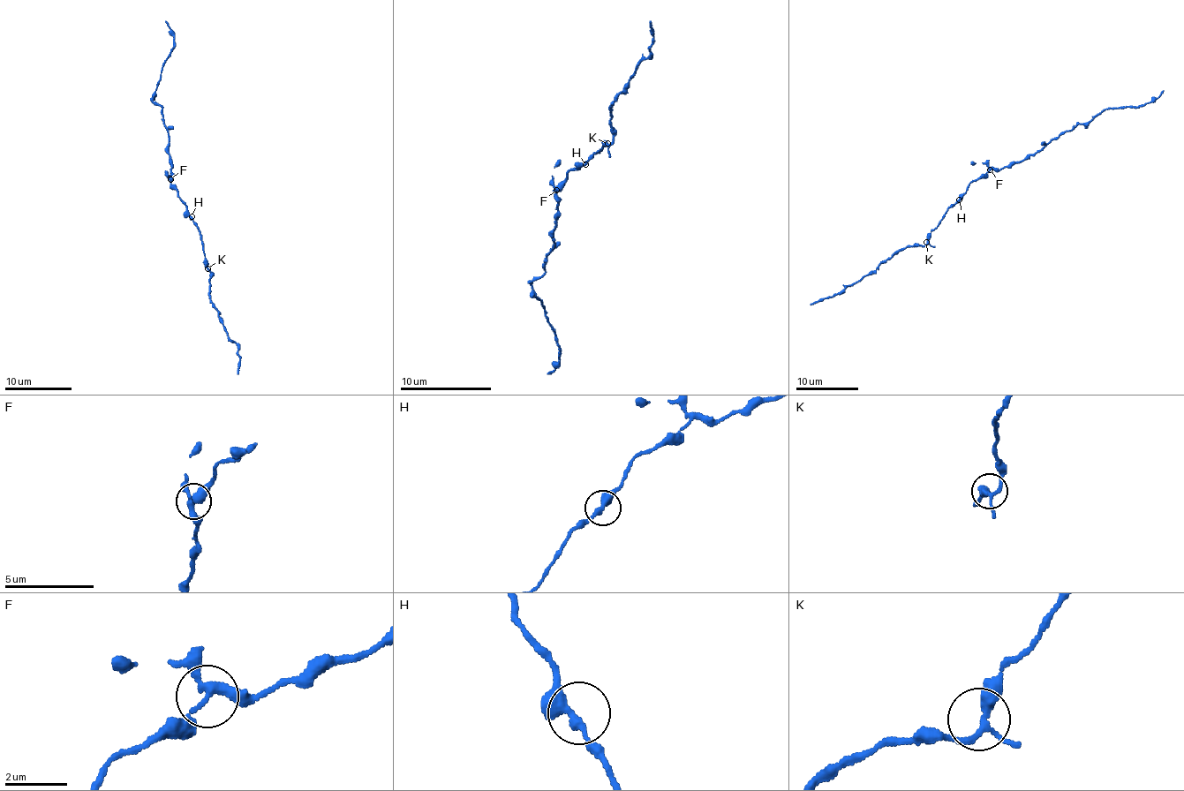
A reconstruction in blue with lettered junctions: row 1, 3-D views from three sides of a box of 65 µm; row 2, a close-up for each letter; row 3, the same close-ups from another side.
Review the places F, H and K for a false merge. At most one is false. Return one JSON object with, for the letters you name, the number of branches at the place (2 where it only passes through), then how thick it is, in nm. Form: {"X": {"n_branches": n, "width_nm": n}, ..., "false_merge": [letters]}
{"false_merge": []}

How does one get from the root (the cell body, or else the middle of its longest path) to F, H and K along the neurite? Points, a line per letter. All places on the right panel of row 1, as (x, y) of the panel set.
F: (978, 179), (989, 169)
H: (978, 179), (972, 181), (959, 199)
K: (978, 179), (972, 181), (953, 203), (926, 242)

